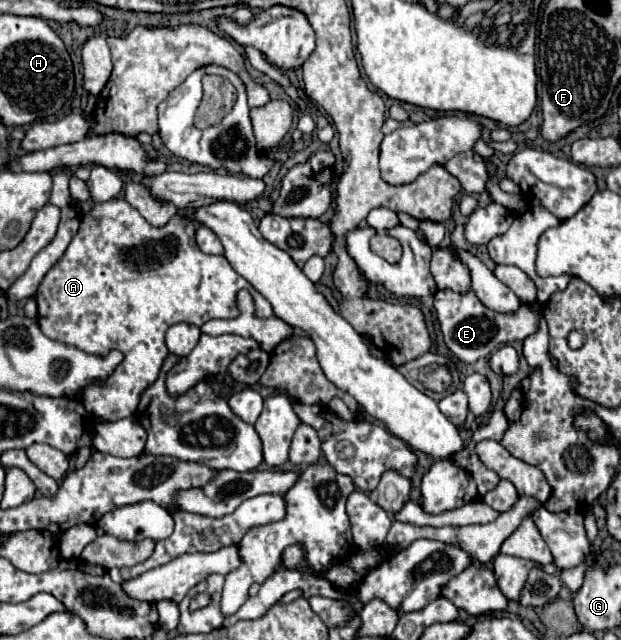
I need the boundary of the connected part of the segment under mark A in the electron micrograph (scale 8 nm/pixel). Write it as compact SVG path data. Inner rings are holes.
M114 198L94 204L90 212L82 214L78 234L72 238L64 256L42 278L36 292L38 326L50 340L76 346L78 350L94 356L106 356L110 350L120 350L124 354L124 360L102 384L92 384L78 392L90 414L104 420L134 416L136 402L140 402L140 390L158 378L158 370L168 356L164 334L172 324L188 322L202 326L212 318L236 318L236 294L240 288L248 288L252 294L258 318L274 316L270 302L248 280L244 280L224 256L210 256L198 246L194 248L194 234L196 228L188 216L176 214L164 226L156 228L148 224L136 208L128 206L126 200Z

